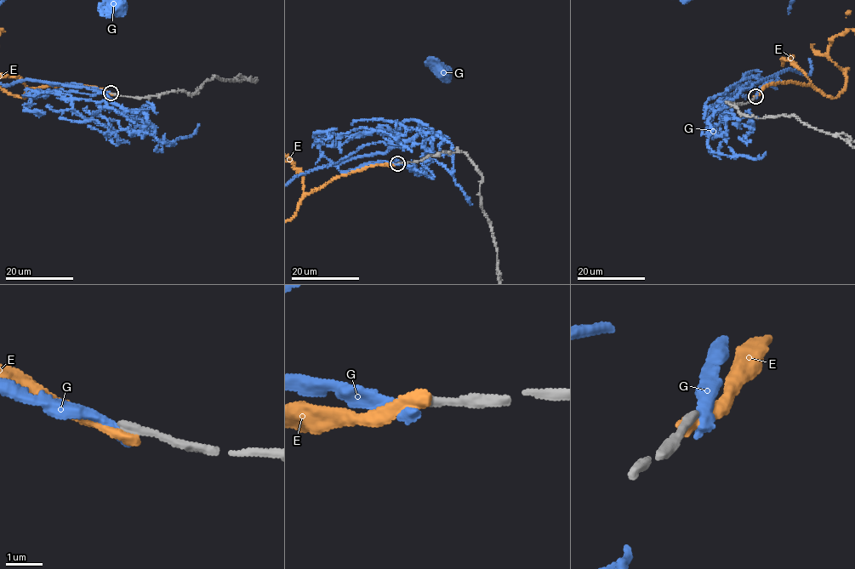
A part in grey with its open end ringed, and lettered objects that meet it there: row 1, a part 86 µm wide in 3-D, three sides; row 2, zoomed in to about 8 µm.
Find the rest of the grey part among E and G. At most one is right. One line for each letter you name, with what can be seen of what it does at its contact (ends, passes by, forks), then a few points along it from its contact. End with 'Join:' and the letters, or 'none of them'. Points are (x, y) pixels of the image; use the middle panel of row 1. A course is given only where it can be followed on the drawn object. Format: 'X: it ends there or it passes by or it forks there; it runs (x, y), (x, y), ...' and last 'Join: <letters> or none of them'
Join: none of them

